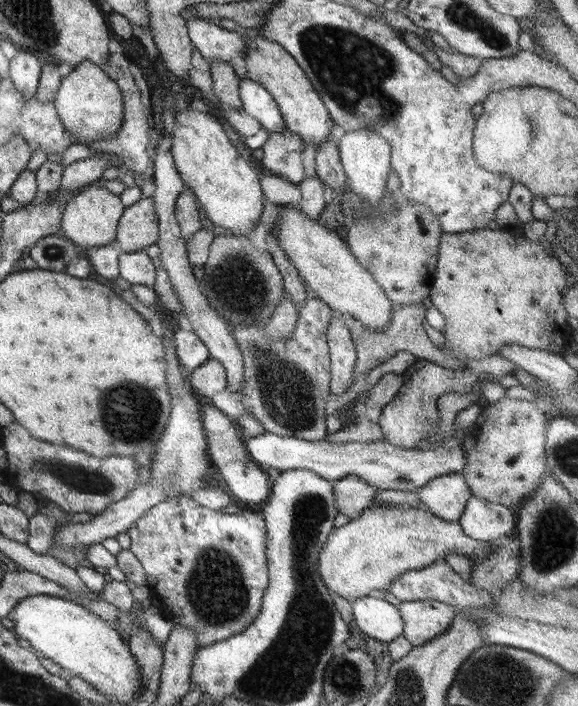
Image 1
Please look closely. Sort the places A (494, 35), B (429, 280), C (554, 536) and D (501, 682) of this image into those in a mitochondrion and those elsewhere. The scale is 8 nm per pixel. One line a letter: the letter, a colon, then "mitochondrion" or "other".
A: mitochondrion
B: other
C: mitochondrion
D: mitochondrion

